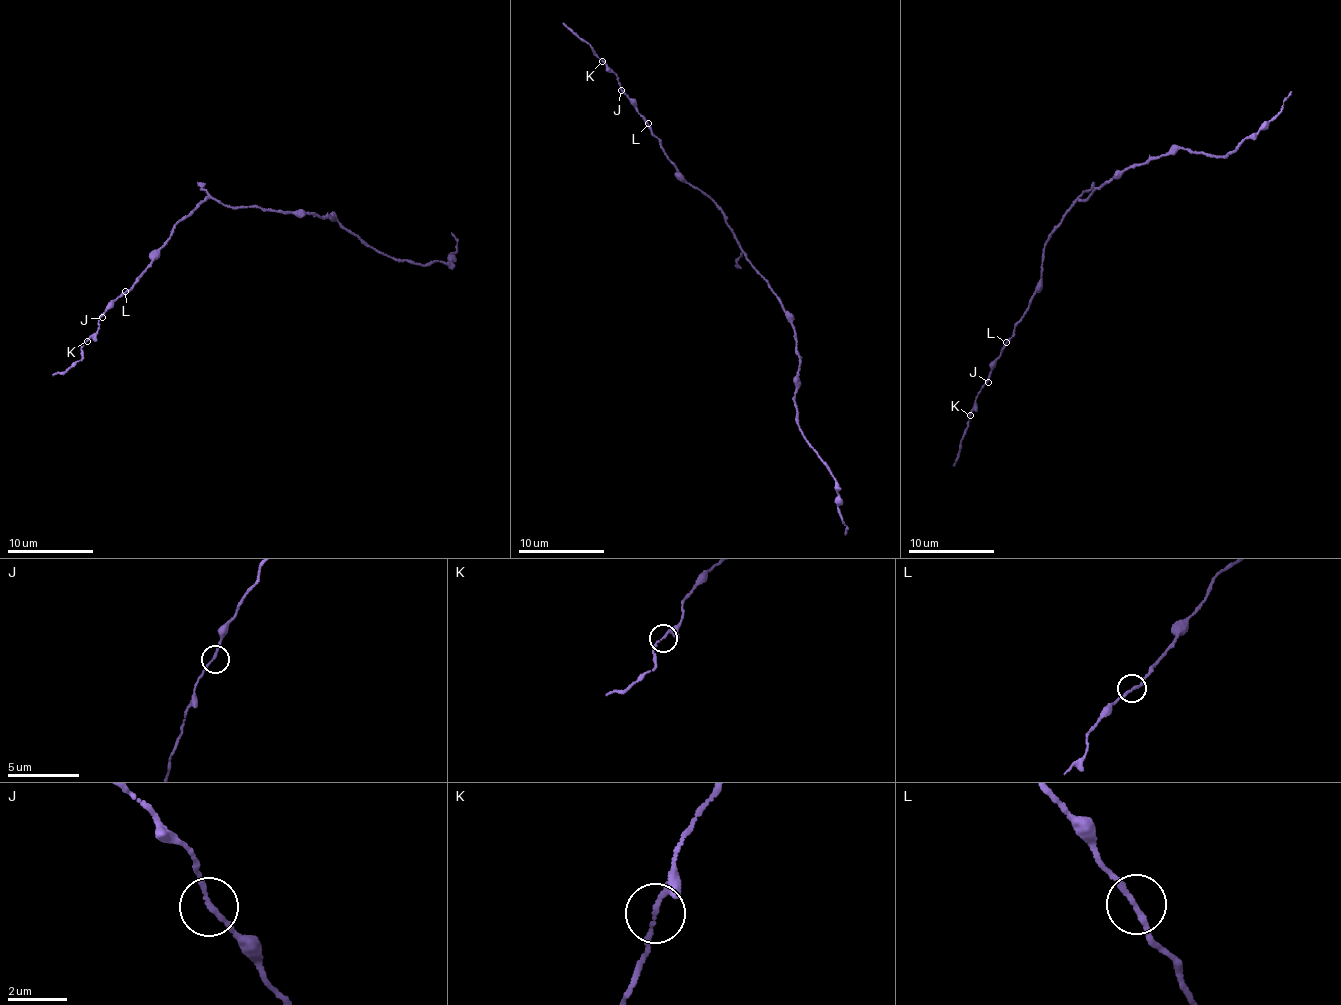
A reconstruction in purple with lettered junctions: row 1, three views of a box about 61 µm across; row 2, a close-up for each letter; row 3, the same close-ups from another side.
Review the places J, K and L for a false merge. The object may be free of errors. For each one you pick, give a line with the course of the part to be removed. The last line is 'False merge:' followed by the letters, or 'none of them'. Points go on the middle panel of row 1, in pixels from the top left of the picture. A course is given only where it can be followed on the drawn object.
L: course (648, 124), (682, 178), (721, 212), (794, 331), (801, 435), (833, 476), (845, 535)
False merge: L

